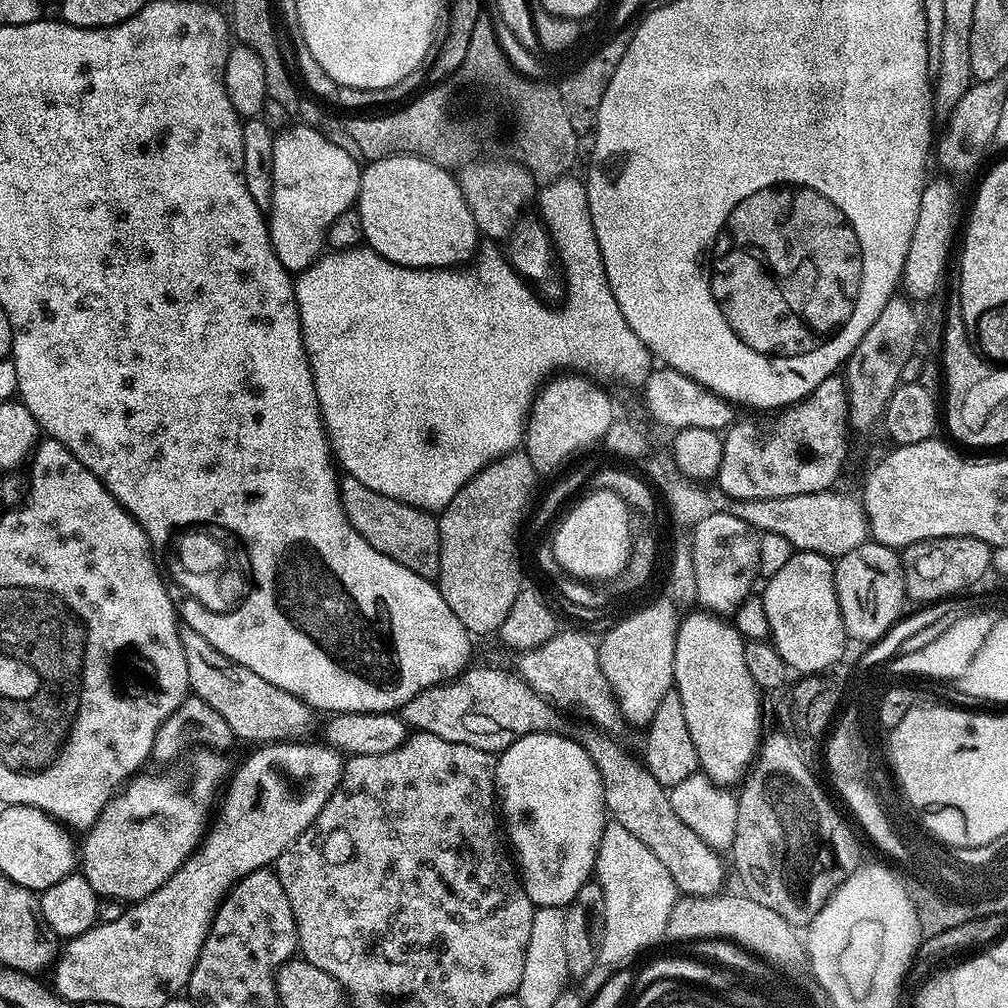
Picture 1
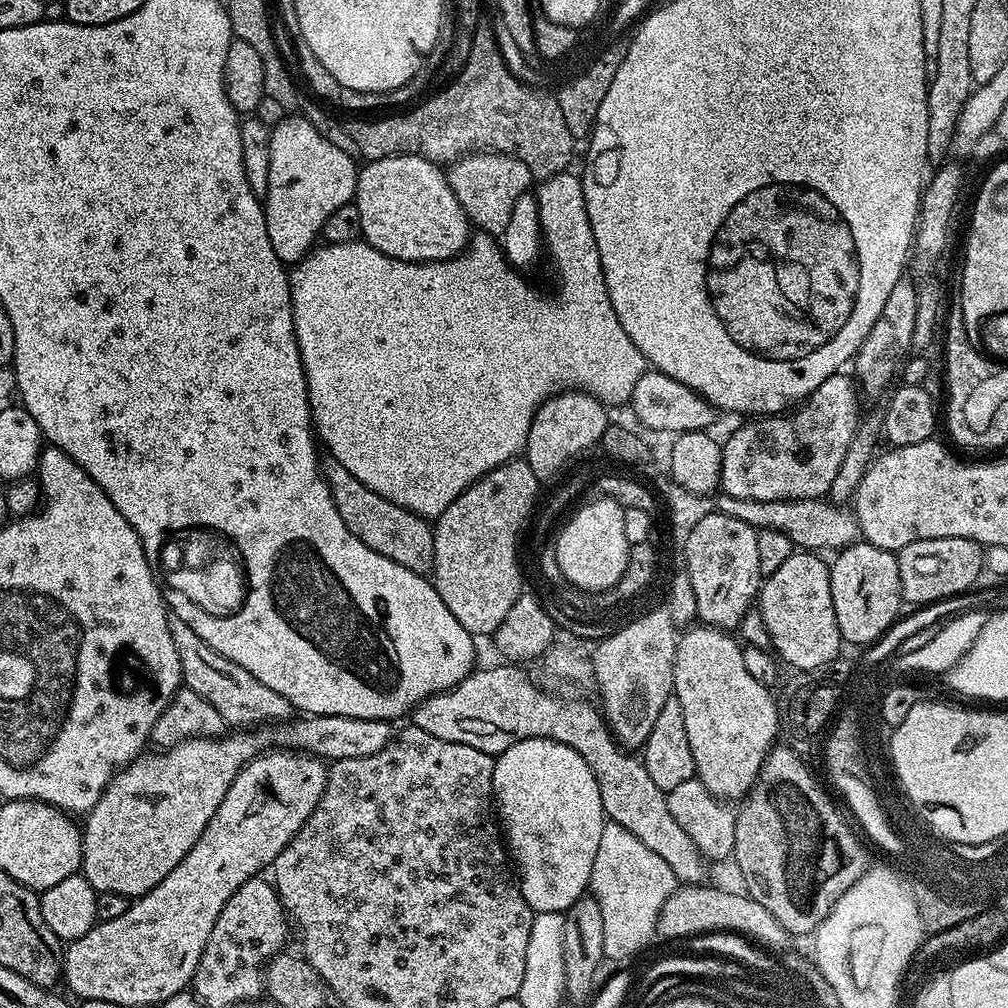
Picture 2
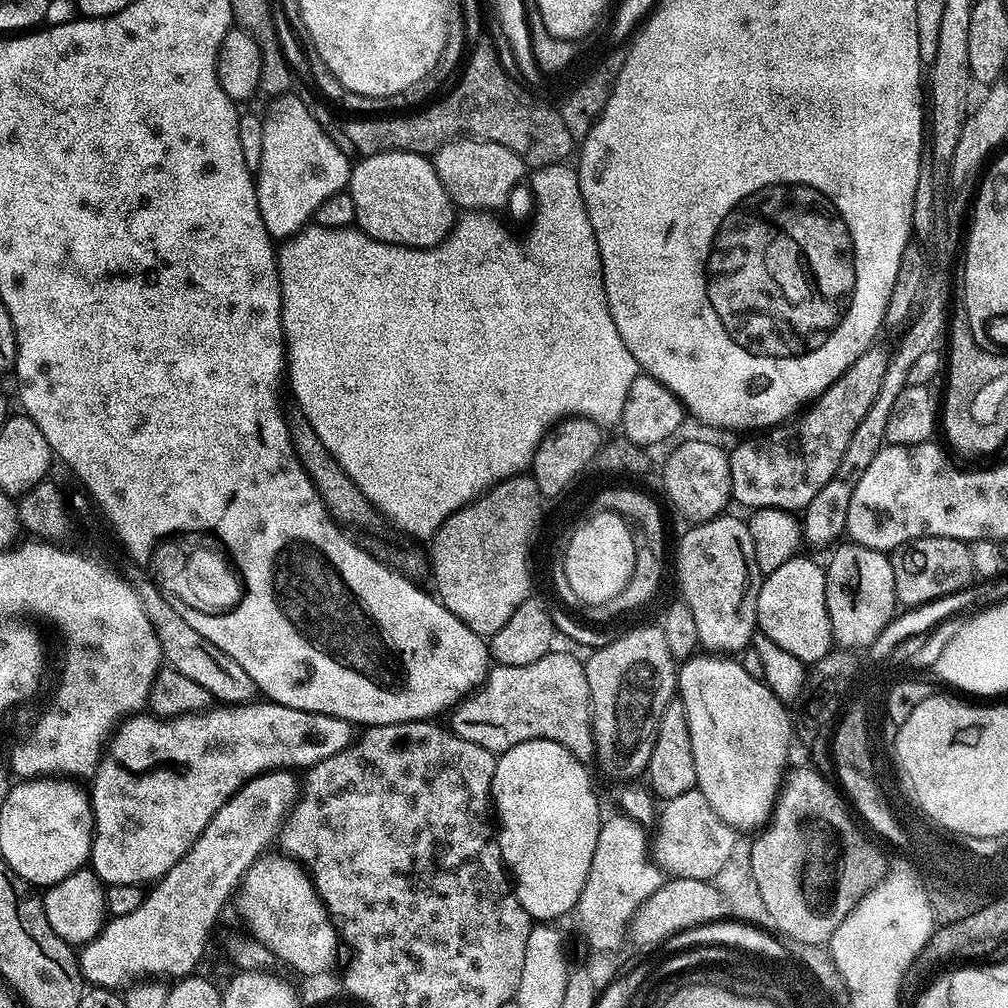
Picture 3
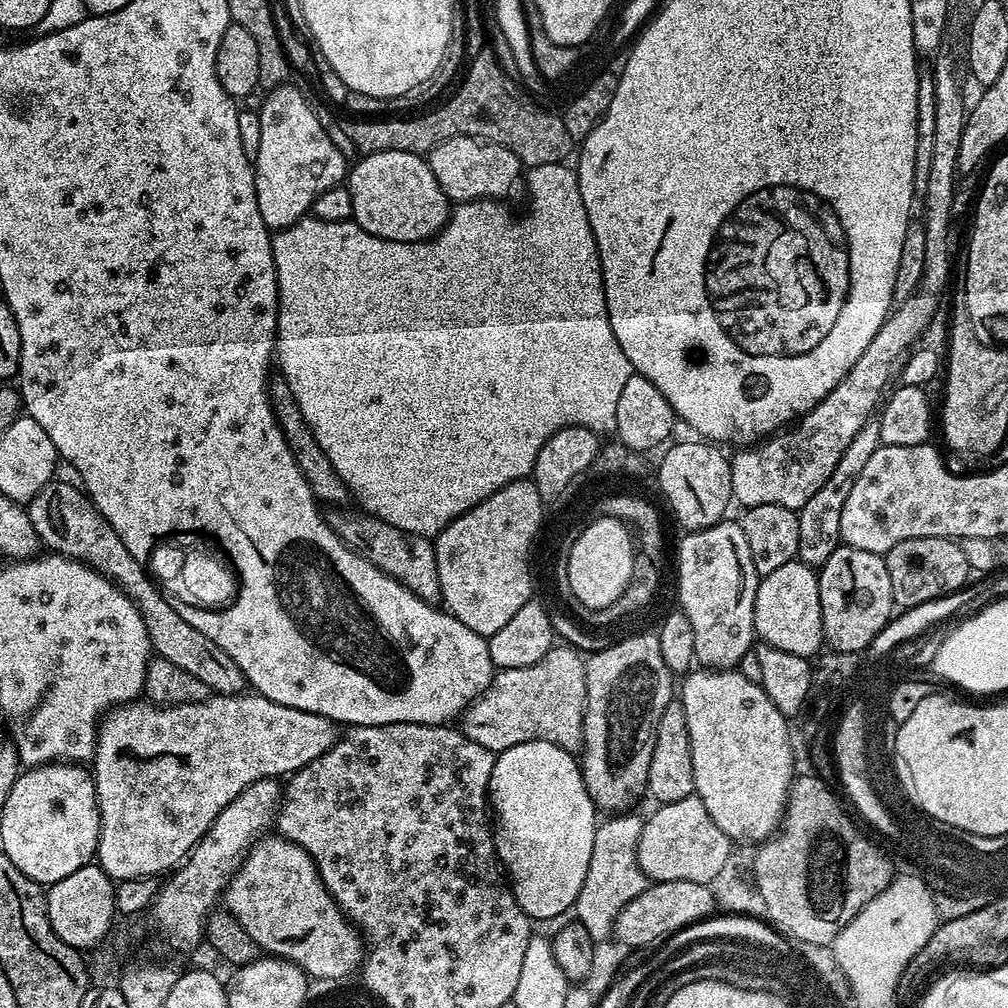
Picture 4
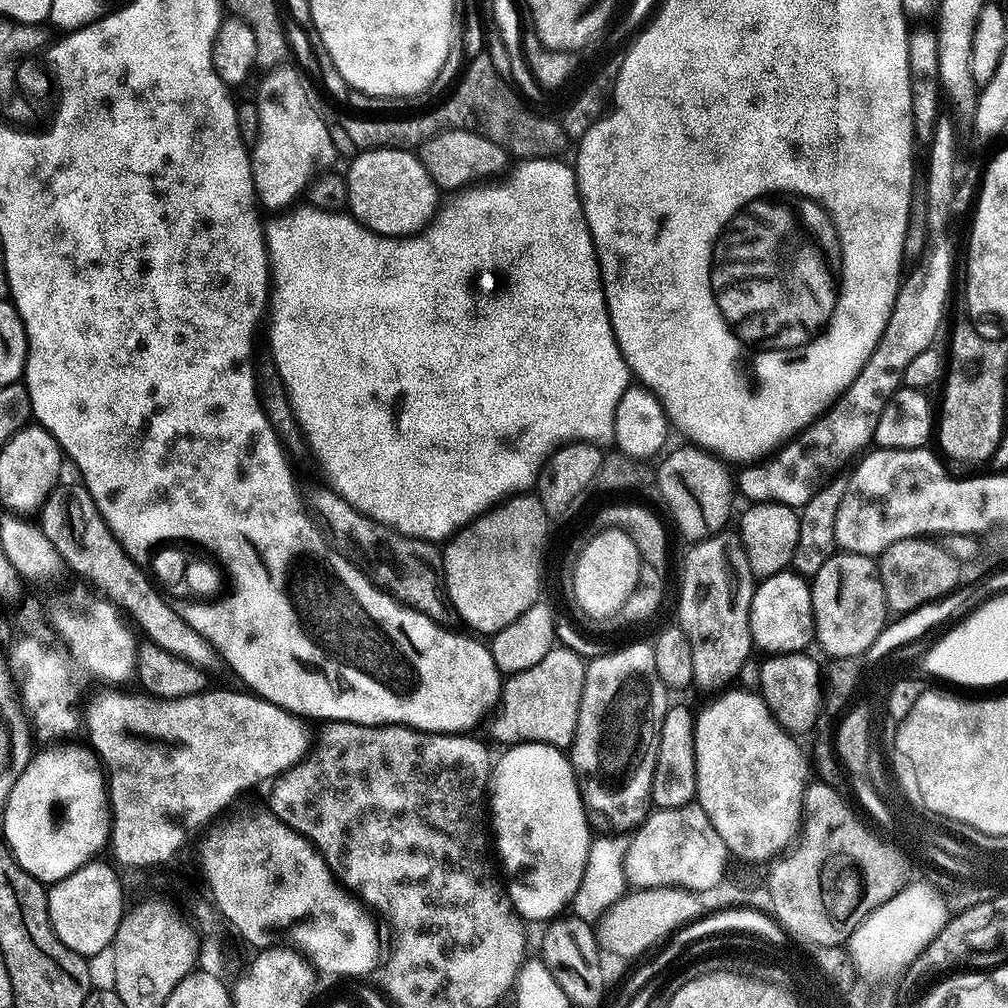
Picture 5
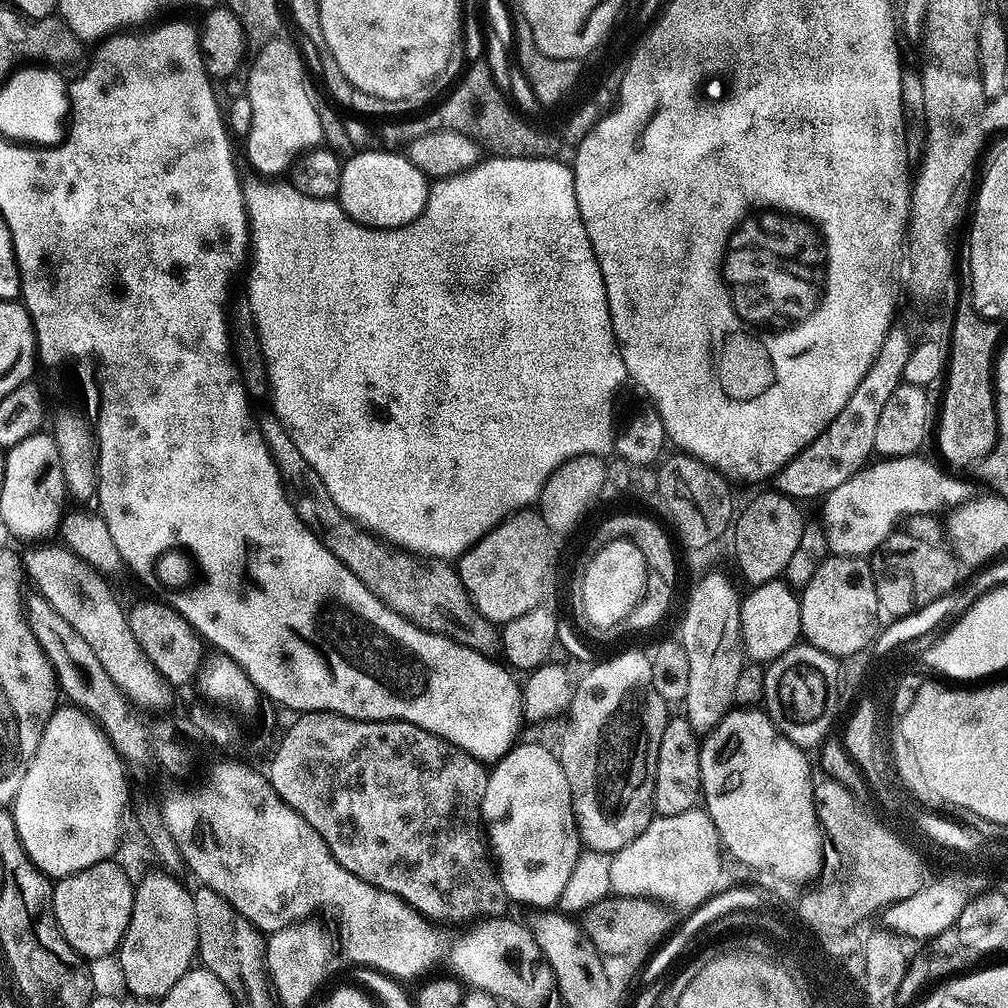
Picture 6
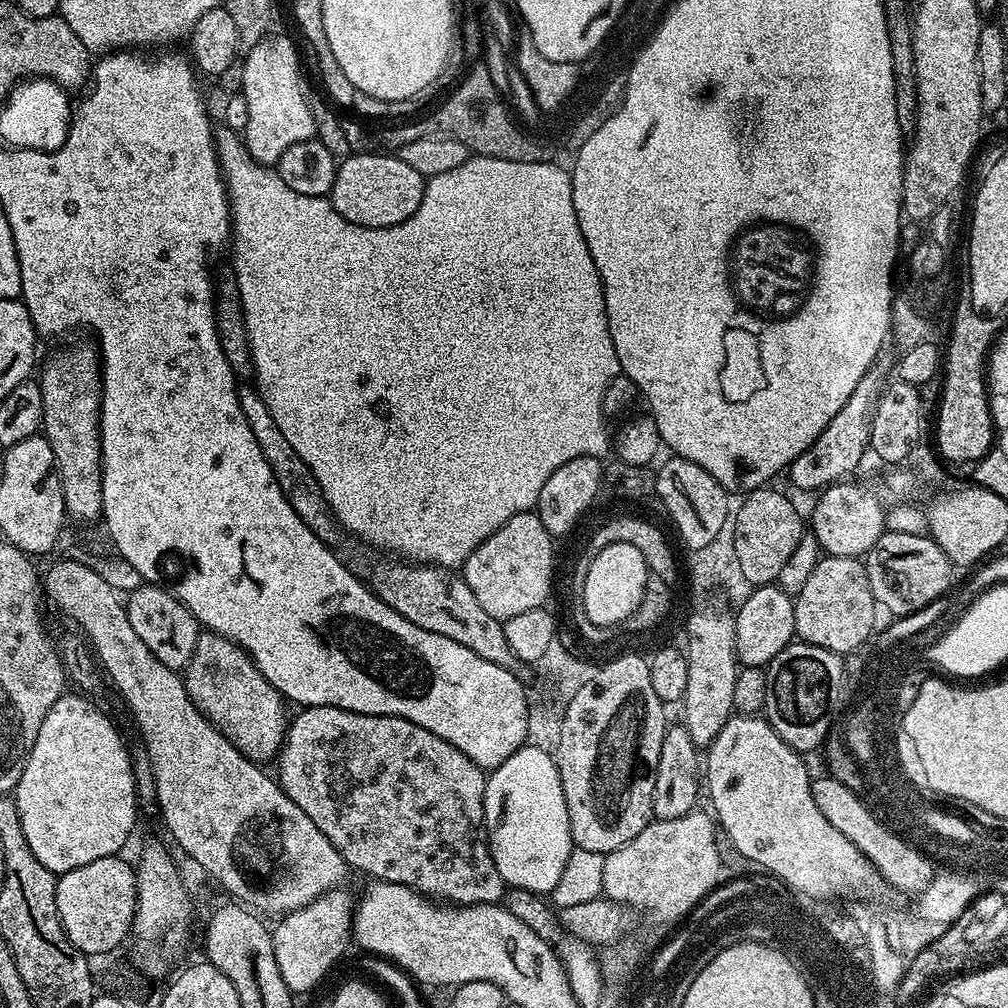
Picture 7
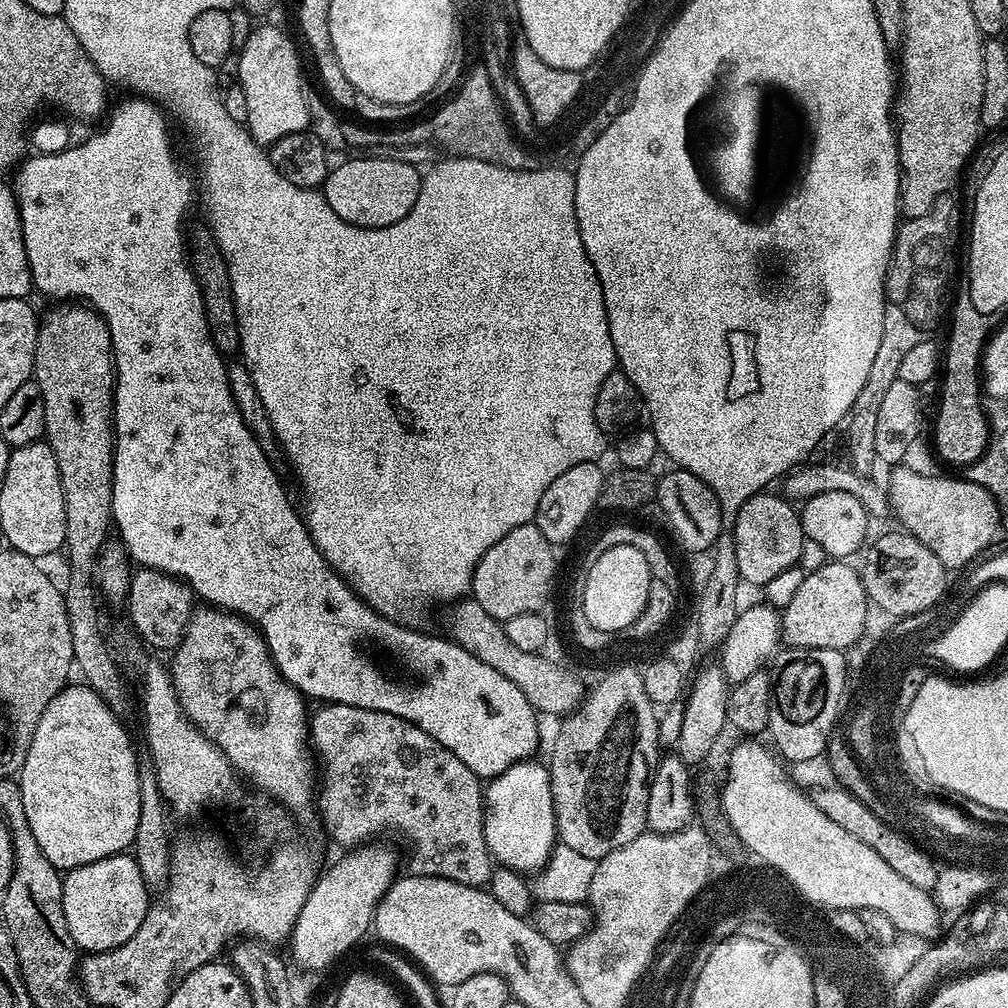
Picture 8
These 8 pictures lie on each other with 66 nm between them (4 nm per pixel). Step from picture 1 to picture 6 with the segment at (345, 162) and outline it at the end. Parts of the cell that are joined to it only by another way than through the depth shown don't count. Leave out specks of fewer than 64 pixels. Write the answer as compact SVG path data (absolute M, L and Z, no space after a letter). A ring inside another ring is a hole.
M277 38L265 45L255 55L256 61L248 72L246 94L250 98L252 117L250 134L243 144L248 151L249 166L264 178L283 177L280 175L287 173L302 156L320 148L324 138L322 122L318 122L318 113L314 111L314 92L308 89L304 60L299 50L284 39Z

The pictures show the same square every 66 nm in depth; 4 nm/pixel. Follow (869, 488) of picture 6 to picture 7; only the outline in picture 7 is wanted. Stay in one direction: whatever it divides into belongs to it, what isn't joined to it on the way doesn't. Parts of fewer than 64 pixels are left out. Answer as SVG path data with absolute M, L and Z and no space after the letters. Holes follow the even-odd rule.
M841 482L831 484L815 497L816 505L812 508L812 526L810 532L816 536L821 549L829 556L863 557L878 542L878 538L886 530L886 504L883 504L874 493L860 484Z

